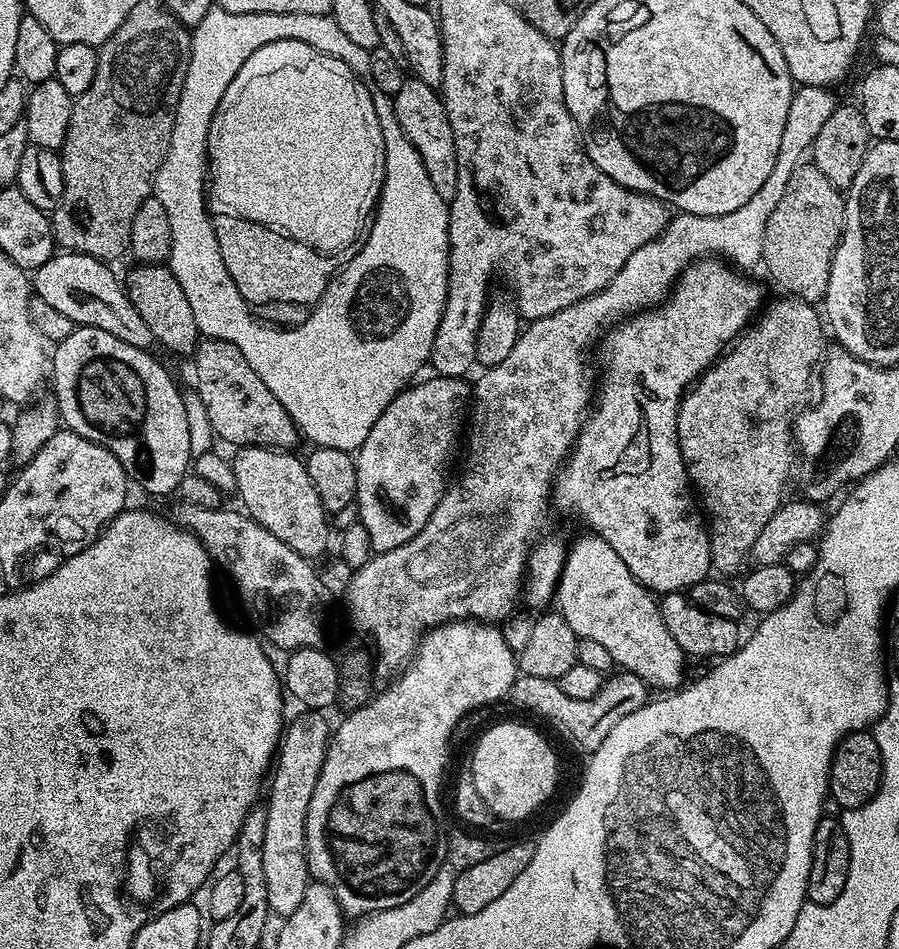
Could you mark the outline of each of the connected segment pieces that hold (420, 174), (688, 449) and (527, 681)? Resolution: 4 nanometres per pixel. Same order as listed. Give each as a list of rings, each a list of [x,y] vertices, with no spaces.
[[[213,6],[206,14],[206,18],[202,18],[202,22],[198,22],[196,27],[191,29],[192,34],[192,49],[190,50],[190,62],[186,70],[186,82],[182,82],[182,94],[178,98],[178,106],[174,113],[174,130],[170,134],[170,146],[166,150],[166,158],[162,158],[162,166],[158,166],[156,177],[152,180],[152,196],[158,202],[162,202],[162,207],[166,209],[166,214],[170,218],[170,246],[172,252],[167,258],[167,267],[171,268],[174,278],[178,278],[178,283],[182,285],[182,291],[186,293],[186,298],[190,301],[190,311],[194,314],[194,322],[198,326],[201,337],[209,340],[221,340],[222,342],[230,342],[230,346],[238,346],[238,350],[242,350],[242,358],[246,358],[246,362],[250,362],[250,370],[254,370],[254,374],[258,374],[258,378],[262,378],[262,382],[266,382],[266,387],[270,390],[270,394],[274,394],[274,398],[278,398],[278,402],[282,402],[282,406],[286,410],[286,414],[290,414],[290,418],[296,424],[296,431],[300,433],[305,441],[313,440],[311,443],[318,448],[333,448],[334,450],[342,450],[343,452],[355,453],[358,448],[366,441],[367,434],[370,433],[370,428],[378,421],[379,416],[386,410],[391,400],[399,395],[400,392],[409,387],[419,377],[420,367],[427,365],[432,359],[432,347],[434,346],[434,334],[438,330],[438,322],[444,313],[446,306],[446,294],[448,293],[448,205],[449,201],[443,200],[434,190],[430,178],[426,174],[426,168],[423,166],[422,158],[419,157],[418,150],[414,148],[413,142],[403,133],[401,126],[398,124],[398,119],[395,117],[394,106],[392,105],[393,97],[387,92],[372,92],[372,101],[374,102],[374,110],[378,114],[378,122],[382,126],[382,138],[384,139],[384,185],[380,187],[380,199],[374,209],[374,219],[371,221],[370,227],[367,229],[366,235],[363,237],[362,243],[359,245],[360,252],[353,251],[352,257],[348,260],[348,265],[341,267],[336,275],[326,286],[326,290],[322,294],[322,298],[316,304],[316,307],[311,309],[307,320],[301,320],[295,326],[269,326],[267,323],[259,324],[250,311],[250,305],[245,302],[240,296],[238,286],[234,286],[234,278],[230,278],[230,270],[226,270],[226,266],[222,262],[222,253],[218,251],[218,238],[214,238],[214,226],[212,225],[212,216],[208,212],[209,201],[206,199],[206,177],[208,175],[208,131],[210,130],[210,122],[214,118],[214,114],[218,110],[218,102],[222,102],[222,94],[226,94],[226,86],[230,86],[230,82],[234,78],[234,74],[238,74],[238,70],[242,70],[242,62],[246,62],[246,58],[250,58],[250,54],[254,54],[254,50],[258,50],[262,46],[266,46],[270,42],[278,42],[279,40],[297,40],[298,42],[306,42],[310,46],[314,46],[314,50],[330,54],[334,58],[338,58],[342,62],[346,62],[346,66],[350,66],[350,70],[358,77],[368,78],[372,72],[372,60],[369,49],[357,46],[345,32],[338,27],[338,22],[334,22],[331,14],[323,16],[322,14],[274,14],[273,12],[255,12],[254,14],[234,14],[230,10],[222,10]]]
[[[789,295],[783,299],[774,301],[772,305],[769,303],[755,317],[751,327],[700,375],[700,379],[680,399],[676,419],[680,453],[691,487],[702,501],[706,513],[706,527],[712,542],[712,568],[720,571],[717,573],[724,578],[732,578],[730,576],[745,567],[744,559],[749,559],[752,543],[762,532],[762,526],[766,526],[780,505],[785,503],[784,487],[792,472],[794,449],[794,428],[790,421],[805,403],[803,400],[808,387],[811,384],[813,387],[812,367],[816,363],[817,367],[825,355],[826,328],[821,313],[816,313],[812,309],[815,307],[807,300]]]
[[[623,670],[609,675],[598,694],[594,694],[594,698],[569,698],[567,694],[562,694],[557,681],[523,674],[517,675],[510,693],[510,700],[518,707],[541,716],[562,739],[569,740],[576,748],[581,748],[584,754],[598,750],[598,746],[606,742],[606,734],[610,734],[610,730],[614,730],[614,726],[618,726],[618,722],[622,722],[626,714],[634,714],[634,710],[648,703],[649,699],[649,685],[639,680],[633,672]]]

